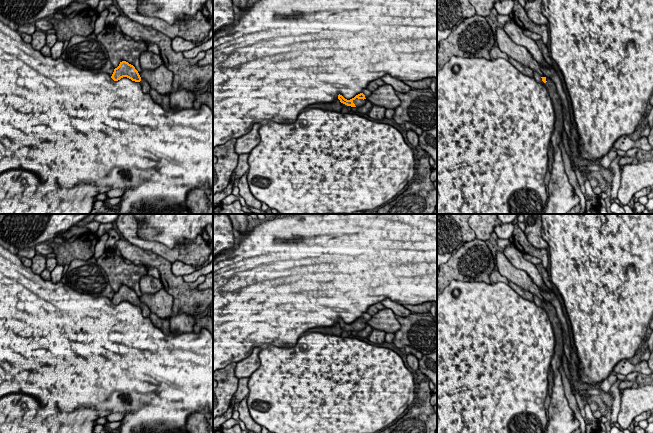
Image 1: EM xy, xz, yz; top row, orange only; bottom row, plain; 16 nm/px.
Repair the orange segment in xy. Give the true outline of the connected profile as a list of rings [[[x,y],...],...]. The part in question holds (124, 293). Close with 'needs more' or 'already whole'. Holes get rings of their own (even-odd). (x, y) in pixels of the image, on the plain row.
[[[126,285],[120,286],[119,290],[114,293],[114,296],[111,300],[111,302],[114,305],[118,305],[123,301],[127,301],[135,306],[140,306],[141,301],[138,297],[138,295],[135,293],[135,291],[131,288],[129,288]]] | already whole

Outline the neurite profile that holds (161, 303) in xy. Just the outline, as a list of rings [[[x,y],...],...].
[[[163,288],[155,294],[143,294],[140,301],[148,306],[151,313],[161,319],[170,318],[173,310],[173,297]]]

